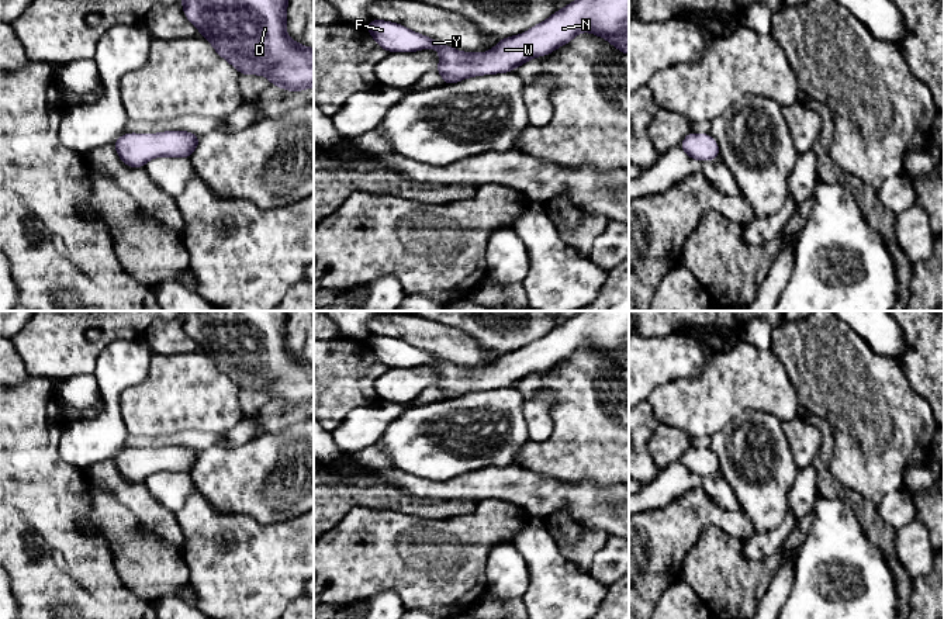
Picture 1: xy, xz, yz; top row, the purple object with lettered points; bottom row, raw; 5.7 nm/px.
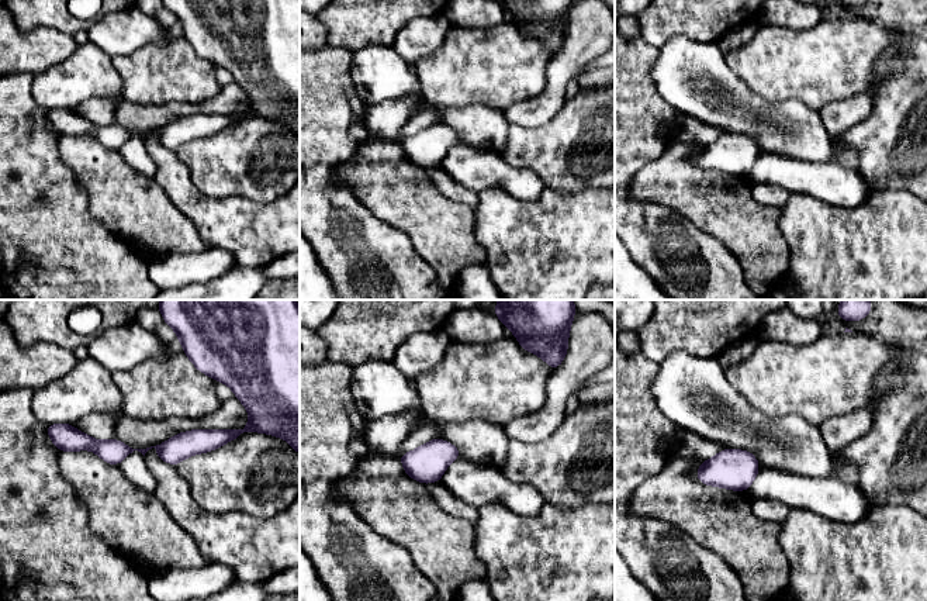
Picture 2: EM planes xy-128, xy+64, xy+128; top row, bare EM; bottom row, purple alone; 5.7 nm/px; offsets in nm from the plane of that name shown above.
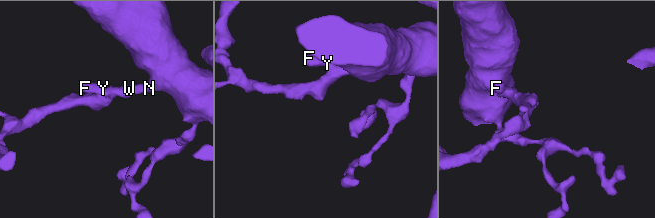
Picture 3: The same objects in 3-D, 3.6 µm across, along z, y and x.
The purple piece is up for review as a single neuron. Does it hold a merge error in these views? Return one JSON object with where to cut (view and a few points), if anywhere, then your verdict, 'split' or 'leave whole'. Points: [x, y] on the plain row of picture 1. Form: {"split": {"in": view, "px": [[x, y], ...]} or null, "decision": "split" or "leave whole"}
{"split": null, "decision": "leave whole"}

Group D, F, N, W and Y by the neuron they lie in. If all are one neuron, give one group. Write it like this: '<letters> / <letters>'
D F N W Y

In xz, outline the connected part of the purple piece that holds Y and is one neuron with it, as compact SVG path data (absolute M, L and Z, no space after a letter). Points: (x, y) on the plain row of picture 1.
M580 311L522 350L504 353L494 364L481 369L457 366L398 338L373 333L366 345L387 367L435 363L440 370L435 385L443 391L443 400L452 400L466 393L512 387L532 373L549 370L582 346L604 352L629 370L629 311Z

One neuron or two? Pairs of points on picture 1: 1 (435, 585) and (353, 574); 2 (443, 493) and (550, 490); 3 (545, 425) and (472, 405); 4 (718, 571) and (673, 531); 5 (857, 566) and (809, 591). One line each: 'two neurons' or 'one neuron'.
1: one neuron
2: one neuron
3: two neurons
4: two neurons
5: one neuron

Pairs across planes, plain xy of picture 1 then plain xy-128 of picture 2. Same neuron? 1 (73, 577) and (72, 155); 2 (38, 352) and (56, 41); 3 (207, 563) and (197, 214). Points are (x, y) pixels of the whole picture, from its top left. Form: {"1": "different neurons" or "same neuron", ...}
{"1": "different neurons", "2": "different neurons", "3": "same neuron"}

